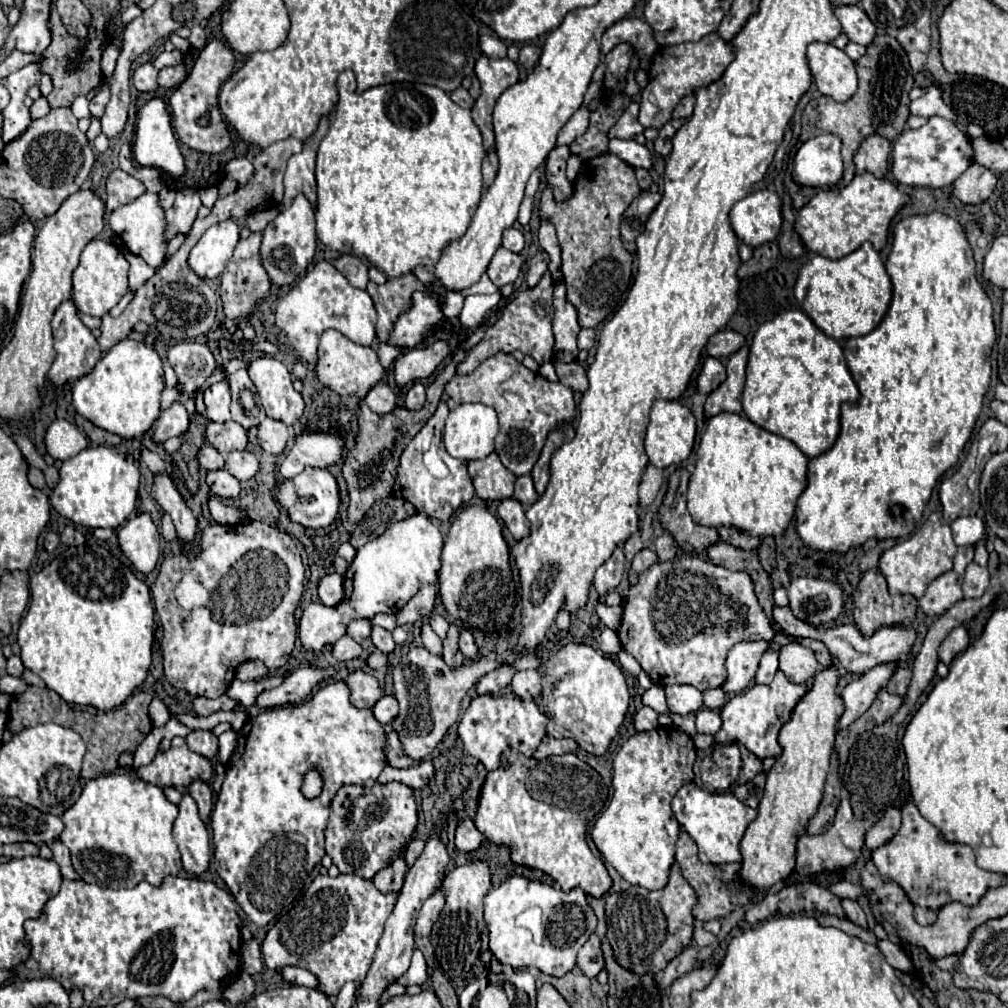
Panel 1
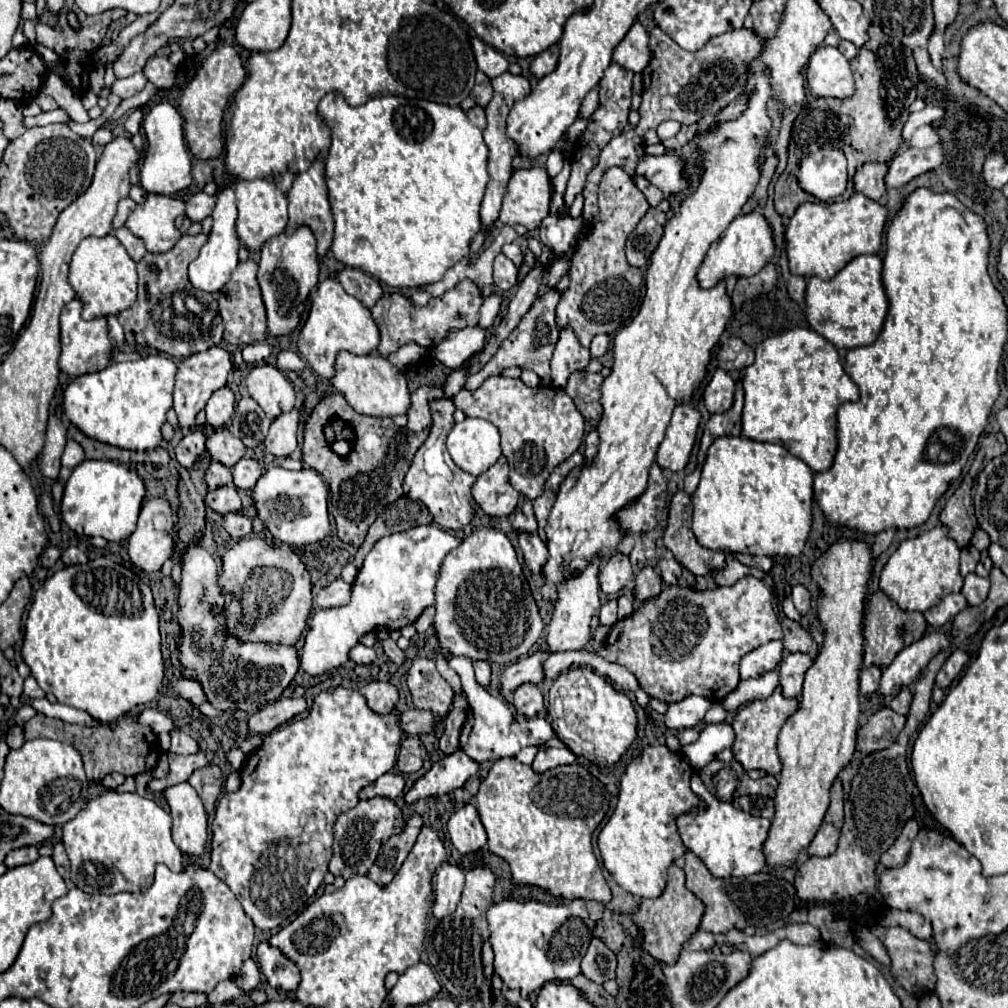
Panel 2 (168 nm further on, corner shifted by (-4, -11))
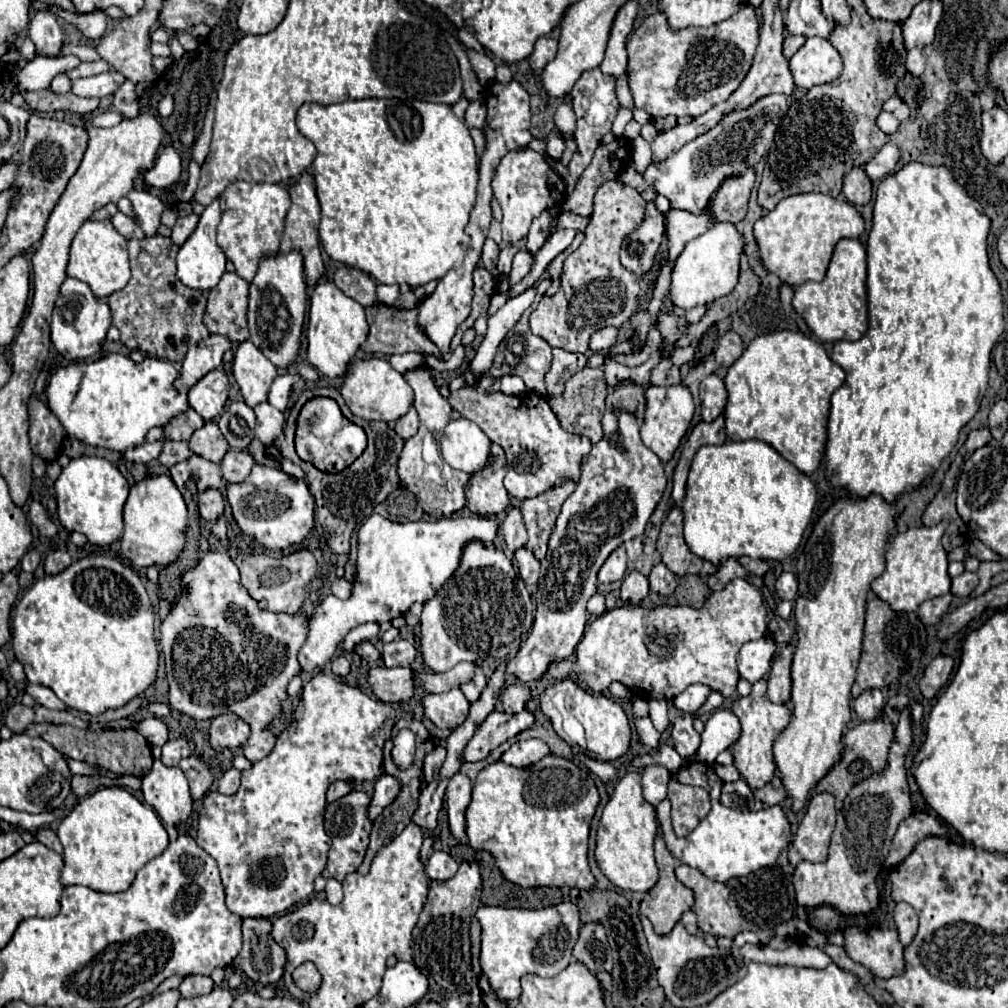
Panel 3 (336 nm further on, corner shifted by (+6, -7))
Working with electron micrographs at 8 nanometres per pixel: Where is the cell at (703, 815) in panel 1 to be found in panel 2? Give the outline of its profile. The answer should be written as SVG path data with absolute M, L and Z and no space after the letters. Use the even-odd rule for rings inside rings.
M699 773L691 775L691 789L707 803L703 811L691 811L677 817L677 829L683 845L693 851L709 869L713 877L749 877L767 867L763 843L767 841L771 821L757 819L731 803L719 801L701 781Z

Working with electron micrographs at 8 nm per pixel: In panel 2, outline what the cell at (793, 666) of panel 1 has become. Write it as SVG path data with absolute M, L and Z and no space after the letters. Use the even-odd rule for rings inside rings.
M789 653L779 665L779 685L783 687L783 697L797 699L801 695L805 671L811 665L811 657L805 653Z

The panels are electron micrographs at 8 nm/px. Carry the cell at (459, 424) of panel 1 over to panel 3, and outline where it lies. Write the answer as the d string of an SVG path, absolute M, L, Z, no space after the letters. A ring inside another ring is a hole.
M455 419L443 431L441 453L445 461L465 473L479 471L489 457L491 441L481 427L469 419Z

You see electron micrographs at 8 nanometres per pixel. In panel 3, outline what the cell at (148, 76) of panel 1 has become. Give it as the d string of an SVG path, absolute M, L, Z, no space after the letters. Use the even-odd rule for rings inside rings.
M109 69L101 75L75 79L71 91L79 97L97 97L97 99L101 99L101 97L107 97L107 95L113 95L123 85L123 81L125 81L125 77L119 71Z

